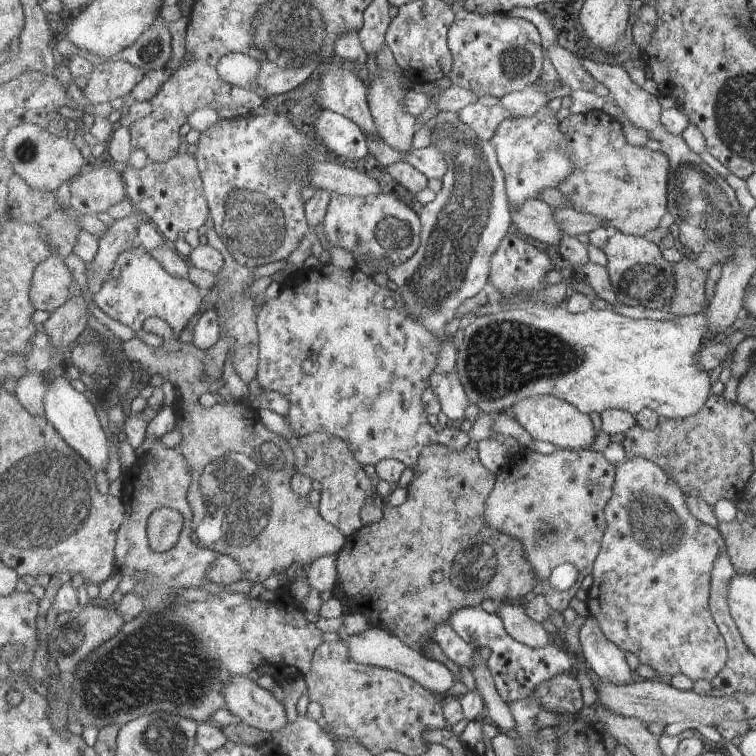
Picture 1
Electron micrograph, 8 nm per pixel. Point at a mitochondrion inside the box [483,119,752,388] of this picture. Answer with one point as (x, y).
(721, 237)

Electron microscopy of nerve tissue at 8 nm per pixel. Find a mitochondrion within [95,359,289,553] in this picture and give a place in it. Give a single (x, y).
(236, 496)

